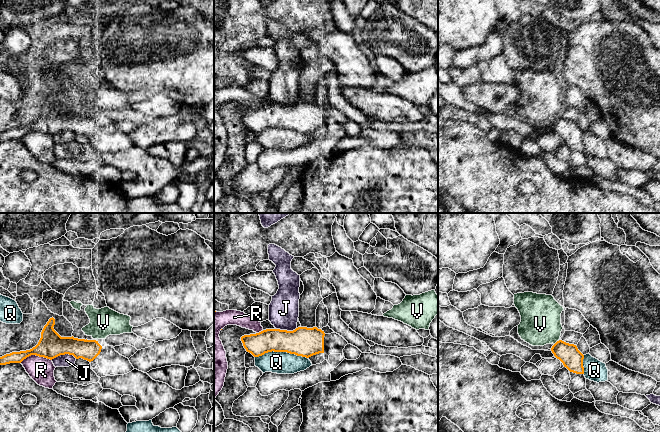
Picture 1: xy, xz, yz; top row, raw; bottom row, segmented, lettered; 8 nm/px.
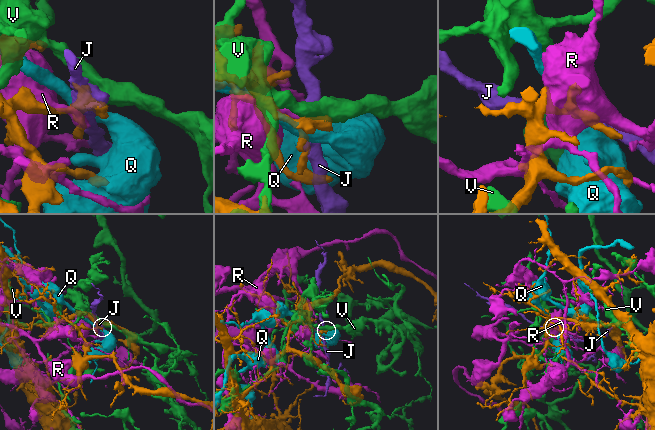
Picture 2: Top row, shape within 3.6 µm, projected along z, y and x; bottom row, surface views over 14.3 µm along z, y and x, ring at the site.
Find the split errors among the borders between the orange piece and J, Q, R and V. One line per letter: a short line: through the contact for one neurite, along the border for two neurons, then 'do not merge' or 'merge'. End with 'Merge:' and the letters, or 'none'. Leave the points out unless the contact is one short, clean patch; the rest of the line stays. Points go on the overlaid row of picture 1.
J: do not merge
Q: do not merge
R: do not merge
V: do not merge
Merge: none

